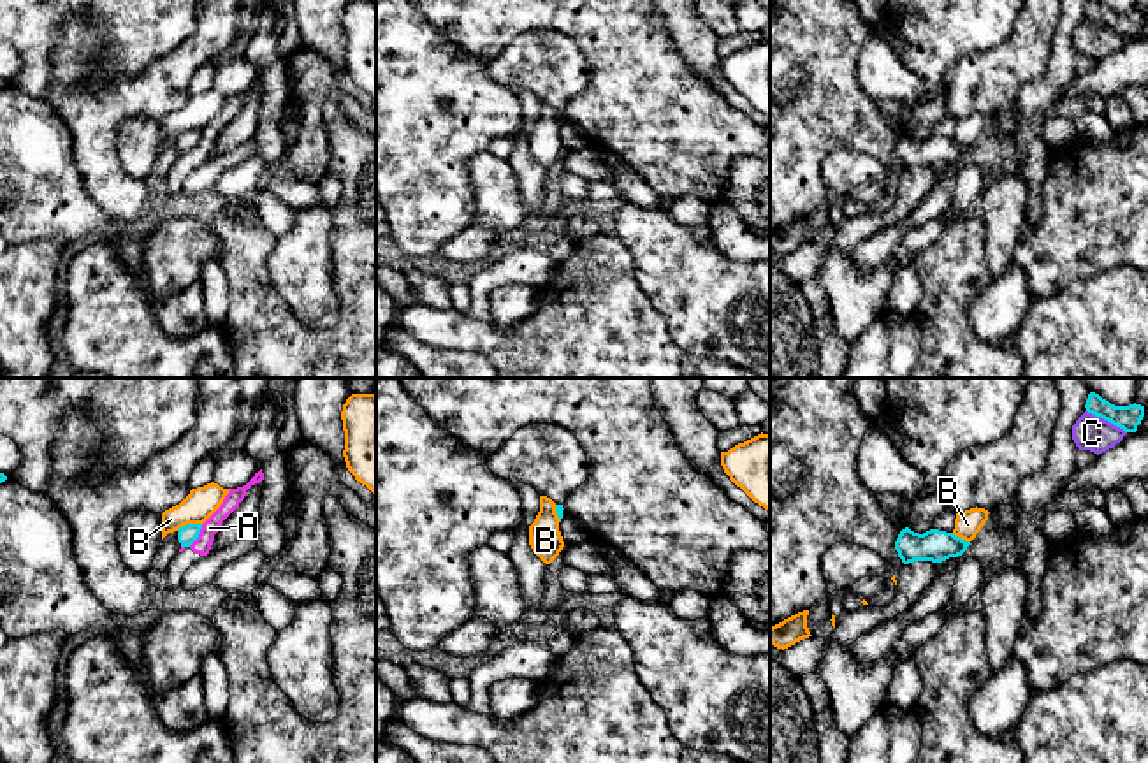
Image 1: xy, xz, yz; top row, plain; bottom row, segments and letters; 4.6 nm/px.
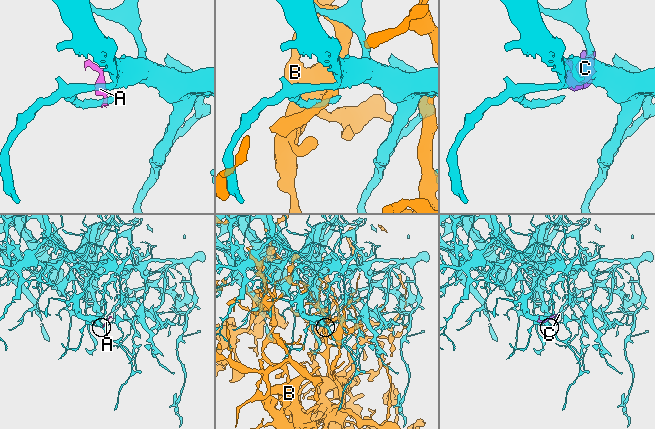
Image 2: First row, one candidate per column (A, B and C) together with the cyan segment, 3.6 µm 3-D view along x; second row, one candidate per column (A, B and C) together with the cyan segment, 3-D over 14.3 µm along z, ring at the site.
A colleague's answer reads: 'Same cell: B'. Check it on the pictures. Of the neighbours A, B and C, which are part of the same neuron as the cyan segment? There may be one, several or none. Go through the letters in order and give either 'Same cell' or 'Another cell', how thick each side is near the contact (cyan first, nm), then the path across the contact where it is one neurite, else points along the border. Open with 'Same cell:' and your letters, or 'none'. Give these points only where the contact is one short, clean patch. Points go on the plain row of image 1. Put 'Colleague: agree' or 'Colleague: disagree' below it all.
Same cell: none
A: Another cell. Thickness 90 nm (cyan) against 80 nm. Boundary: xy (203, 130), (188, 152)
B: Another cell. Thickness 90 nm (cyan) against 150 nm
C: Another cell. Thickness 110 nm (cyan) against 160 nm
Colleague: disagree

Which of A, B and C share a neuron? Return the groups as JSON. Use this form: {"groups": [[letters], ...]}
{"groups": [["A"], ["B"], ["C"]]}

